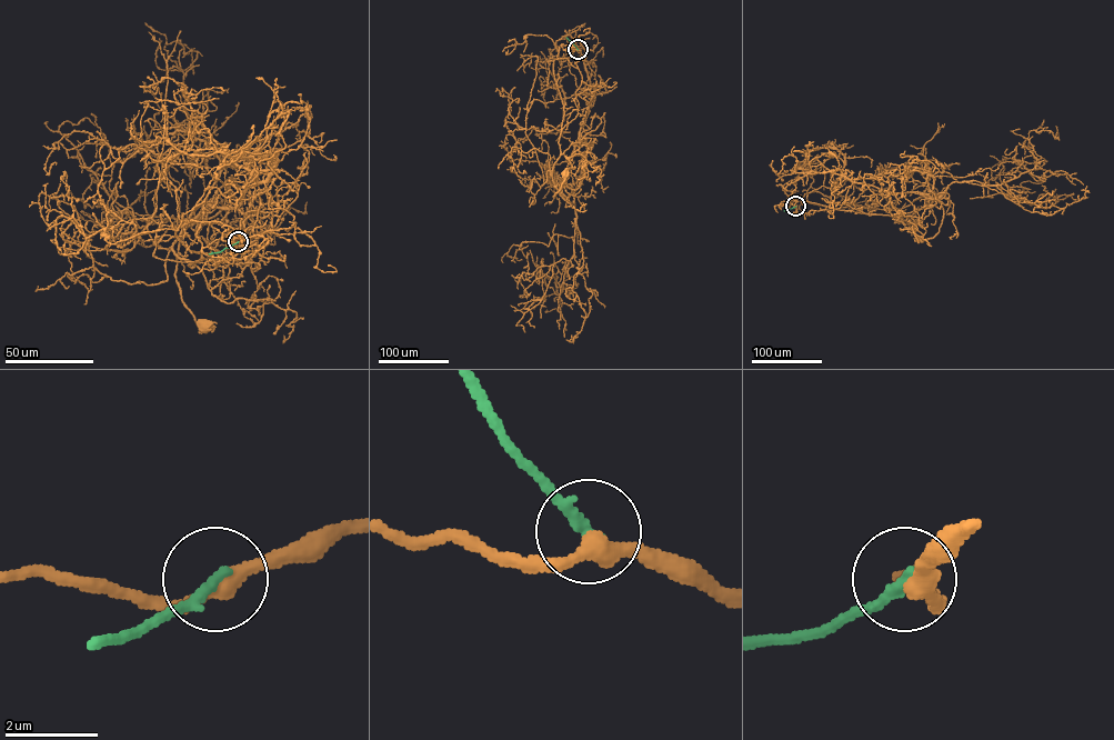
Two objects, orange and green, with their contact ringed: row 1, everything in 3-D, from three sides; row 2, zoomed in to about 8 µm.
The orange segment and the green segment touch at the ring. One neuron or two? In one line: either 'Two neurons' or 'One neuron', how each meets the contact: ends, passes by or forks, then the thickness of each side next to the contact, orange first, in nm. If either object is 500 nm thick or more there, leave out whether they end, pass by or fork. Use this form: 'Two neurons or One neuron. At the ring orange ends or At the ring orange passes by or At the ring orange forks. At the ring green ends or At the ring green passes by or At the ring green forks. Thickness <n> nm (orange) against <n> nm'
Two neurons. At the ring orange passes by. At the ring green ends. Thickness 360 nm (orange) against 280 nm

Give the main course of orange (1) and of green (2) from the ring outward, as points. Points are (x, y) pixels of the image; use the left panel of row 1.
1: (238, 241), (221, 222), (174, 232), (202, 252), (192, 268), (174, 252), (184, 226), (176, 281), (201, 322)
2: (238, 242), (209, 253)

